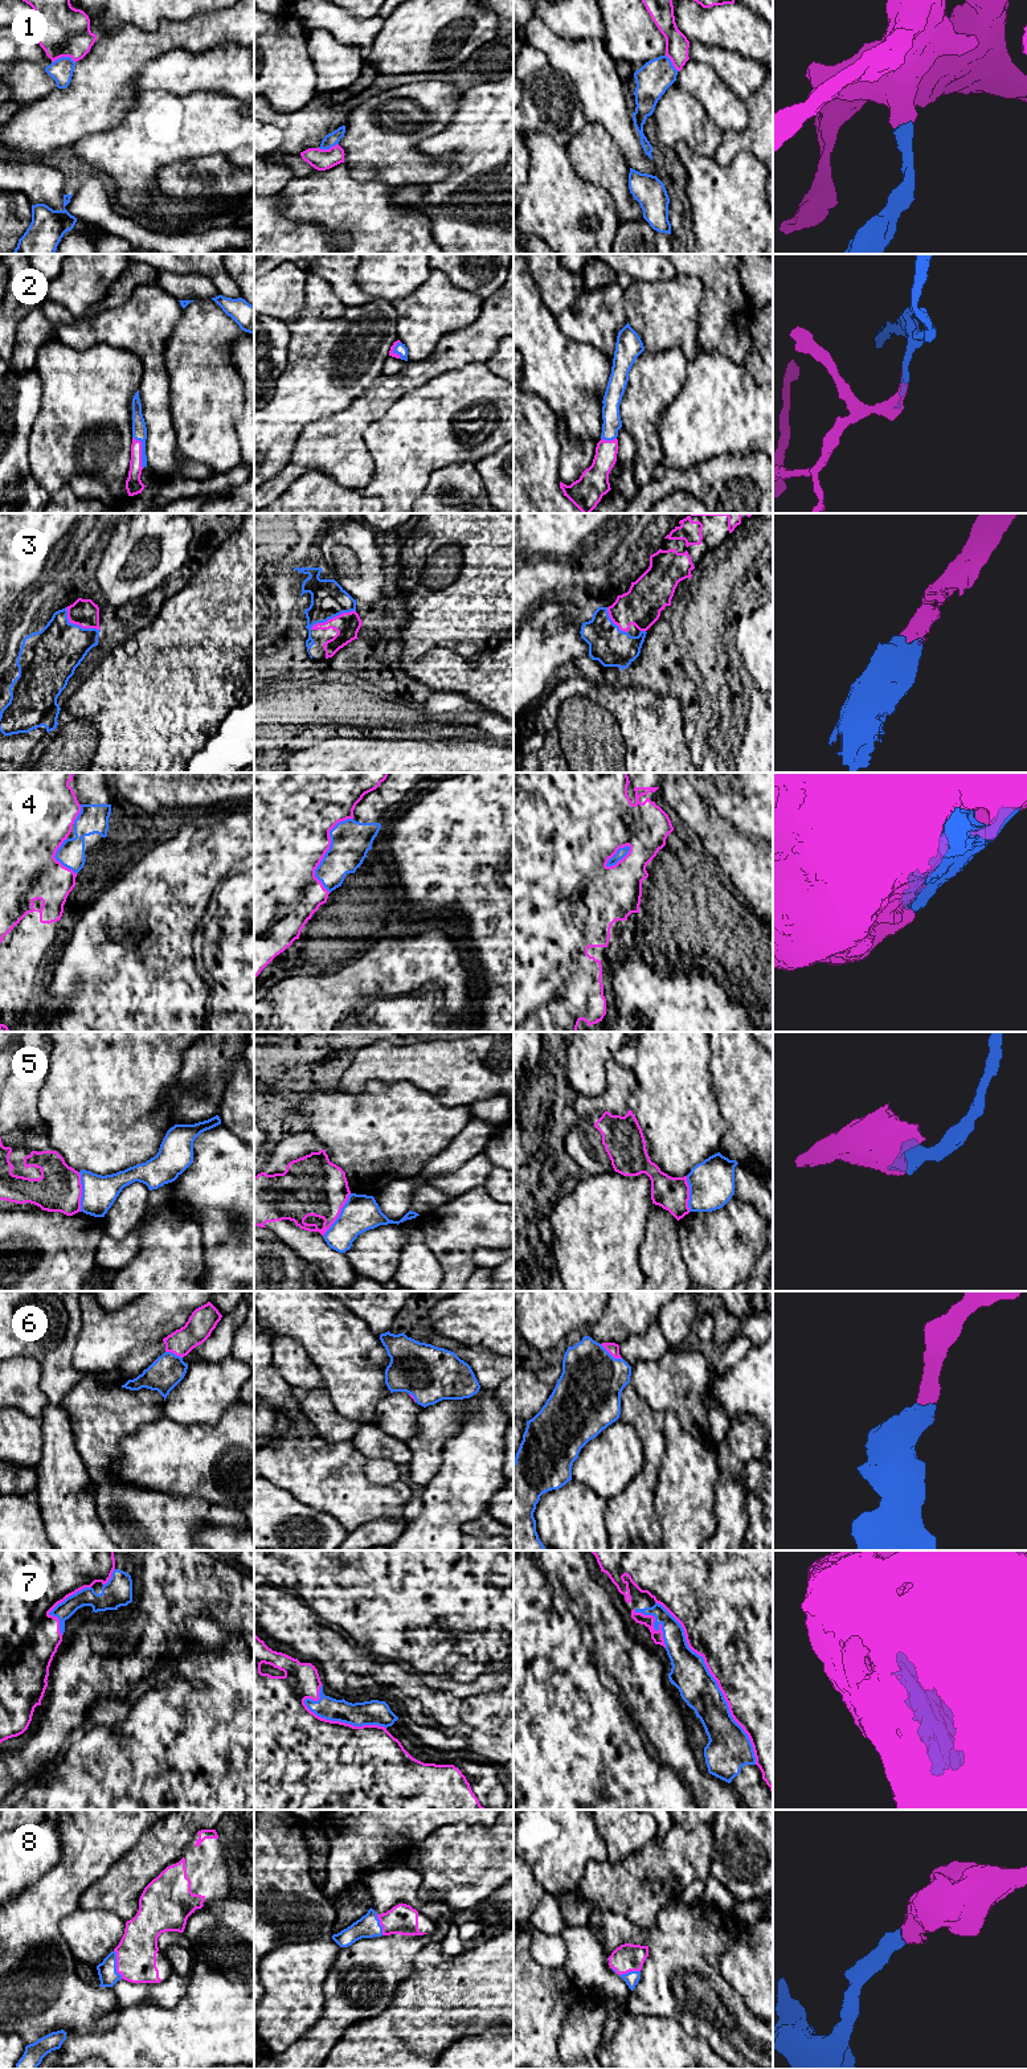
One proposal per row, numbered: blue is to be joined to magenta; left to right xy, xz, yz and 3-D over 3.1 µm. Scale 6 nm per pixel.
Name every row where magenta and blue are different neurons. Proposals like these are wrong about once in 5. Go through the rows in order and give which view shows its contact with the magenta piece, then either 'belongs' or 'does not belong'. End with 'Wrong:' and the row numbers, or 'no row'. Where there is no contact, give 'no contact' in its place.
1: contact in xy; belongs
2: contact in xy; belongs
3: contact in xy; belongs
4: contact in xz; belongs
5: contact in xz; does not belong
6: contact in yz; belongs
7: contact in yz; belongs
8: contact in xy; belongs
Wrong: 5

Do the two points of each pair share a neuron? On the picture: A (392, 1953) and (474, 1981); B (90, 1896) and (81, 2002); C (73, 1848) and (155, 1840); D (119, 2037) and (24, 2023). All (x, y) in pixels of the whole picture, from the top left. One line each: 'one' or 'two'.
A: two
B: two
C: two
D: two

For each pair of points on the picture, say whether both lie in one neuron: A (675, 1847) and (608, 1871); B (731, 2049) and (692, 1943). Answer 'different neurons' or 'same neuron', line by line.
A: same neuron
B: same neuron

